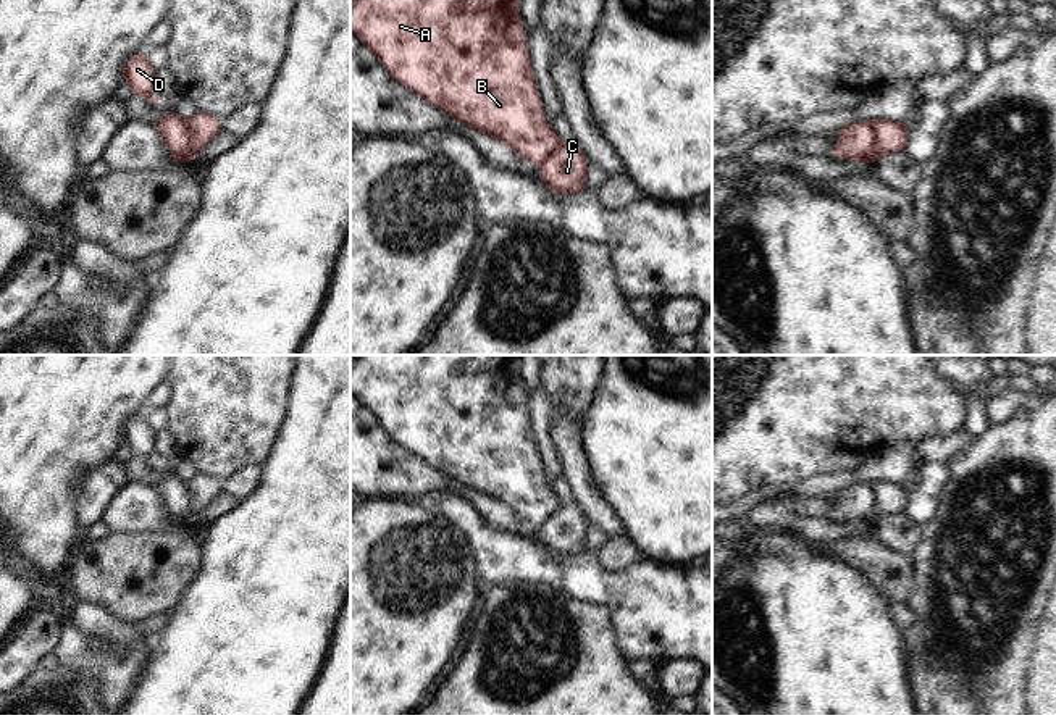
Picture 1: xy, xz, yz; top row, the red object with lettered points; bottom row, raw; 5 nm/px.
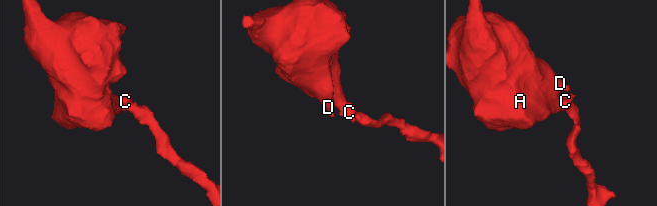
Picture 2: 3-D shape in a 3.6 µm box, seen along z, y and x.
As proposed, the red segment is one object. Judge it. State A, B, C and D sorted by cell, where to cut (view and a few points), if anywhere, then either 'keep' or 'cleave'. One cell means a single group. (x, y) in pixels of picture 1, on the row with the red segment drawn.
groups A B D / C; cut yz (869, 121), (874, 131), (875, 157); cleave

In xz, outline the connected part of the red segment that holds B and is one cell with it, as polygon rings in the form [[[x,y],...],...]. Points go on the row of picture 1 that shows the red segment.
[[[350,0],[350,32],[396,81],[446,115],[502,140],[522,158],[539,166],[559,147],[543,116],[517,0]]]

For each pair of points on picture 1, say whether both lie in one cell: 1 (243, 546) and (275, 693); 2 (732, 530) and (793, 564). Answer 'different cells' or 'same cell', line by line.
1: same cell
2: different cells

